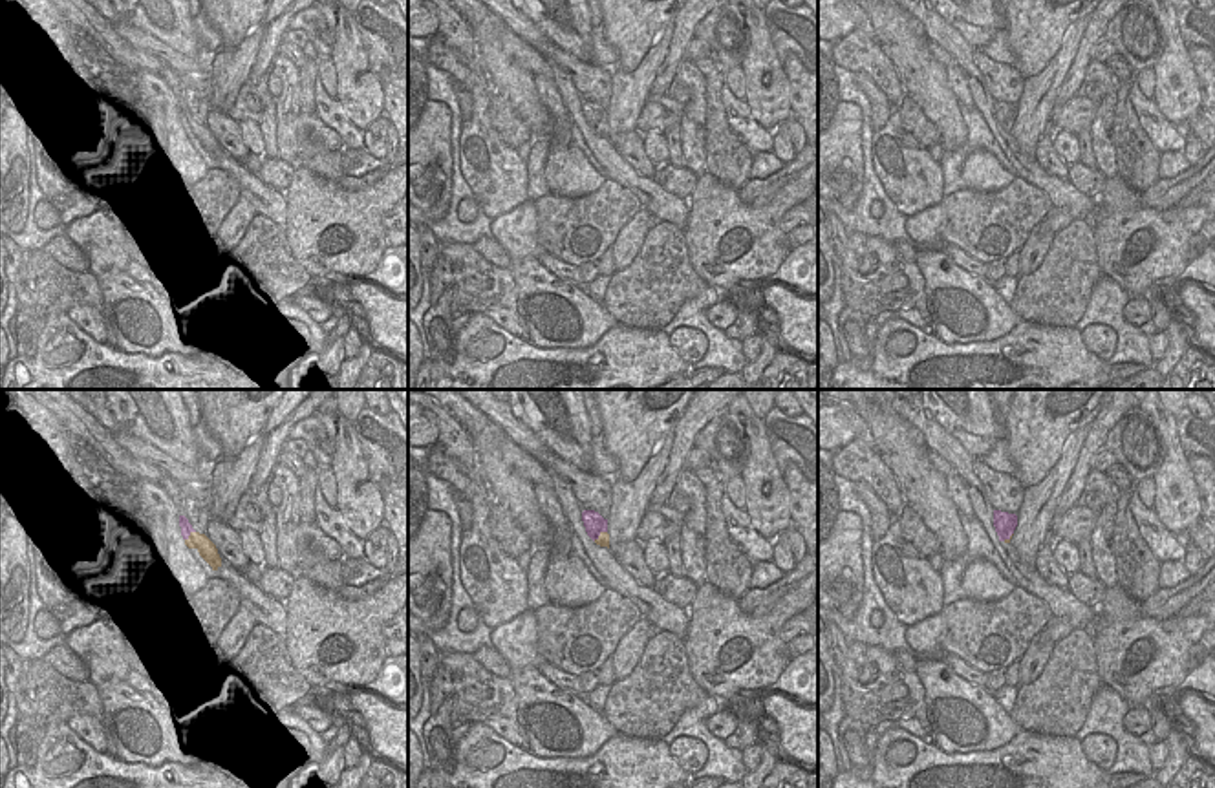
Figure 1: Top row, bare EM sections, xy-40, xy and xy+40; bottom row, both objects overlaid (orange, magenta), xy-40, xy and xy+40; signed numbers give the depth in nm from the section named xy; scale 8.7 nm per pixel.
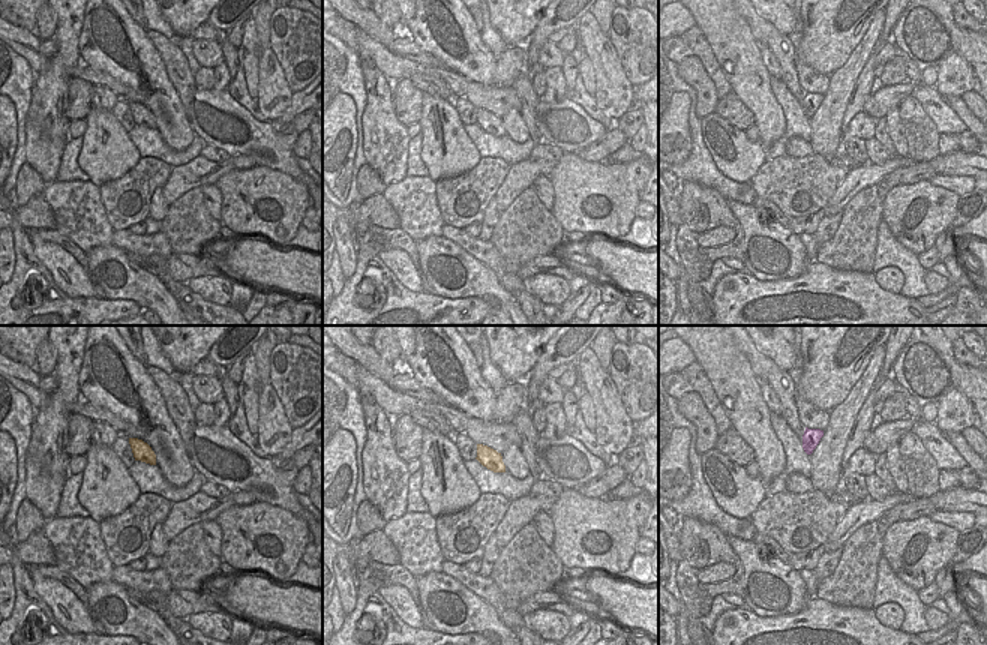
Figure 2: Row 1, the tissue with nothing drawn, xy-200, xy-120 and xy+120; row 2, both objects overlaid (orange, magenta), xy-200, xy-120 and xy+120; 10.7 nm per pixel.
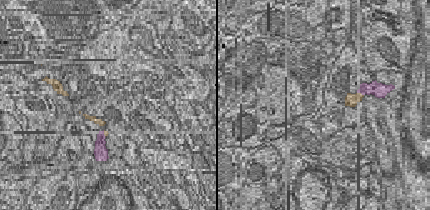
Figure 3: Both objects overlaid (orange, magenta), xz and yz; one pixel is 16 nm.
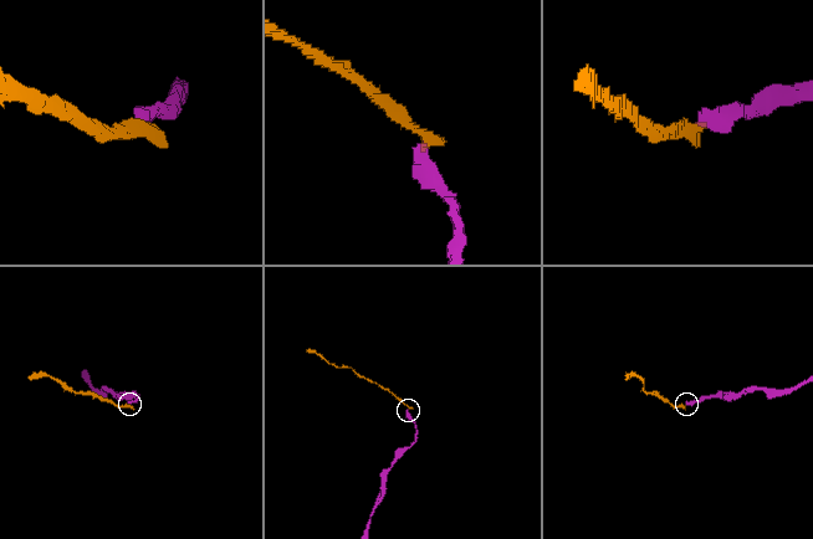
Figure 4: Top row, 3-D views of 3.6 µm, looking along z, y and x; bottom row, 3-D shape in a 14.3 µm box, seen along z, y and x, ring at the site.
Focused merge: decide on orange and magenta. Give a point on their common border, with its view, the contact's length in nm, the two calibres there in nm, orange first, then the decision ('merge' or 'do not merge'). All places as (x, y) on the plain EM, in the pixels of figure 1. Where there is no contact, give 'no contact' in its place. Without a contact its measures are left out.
xy-40 (189, 127) | 130 nm | 160/100 nm | do not merge

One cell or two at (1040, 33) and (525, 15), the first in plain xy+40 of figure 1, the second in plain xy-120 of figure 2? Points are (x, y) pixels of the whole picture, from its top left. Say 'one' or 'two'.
one

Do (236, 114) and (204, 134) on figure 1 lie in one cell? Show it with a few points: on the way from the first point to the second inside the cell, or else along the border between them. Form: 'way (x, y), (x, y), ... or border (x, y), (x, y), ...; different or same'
border (196, 121), (216, 136), (240, 143); different

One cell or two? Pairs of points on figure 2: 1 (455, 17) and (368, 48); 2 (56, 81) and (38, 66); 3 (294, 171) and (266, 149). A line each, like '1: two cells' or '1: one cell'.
1: two cells
2: two cells
3: one cell

